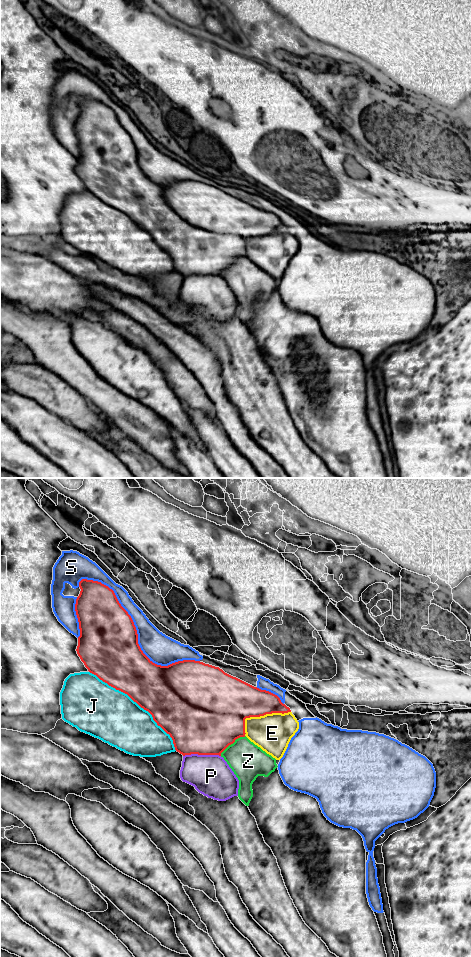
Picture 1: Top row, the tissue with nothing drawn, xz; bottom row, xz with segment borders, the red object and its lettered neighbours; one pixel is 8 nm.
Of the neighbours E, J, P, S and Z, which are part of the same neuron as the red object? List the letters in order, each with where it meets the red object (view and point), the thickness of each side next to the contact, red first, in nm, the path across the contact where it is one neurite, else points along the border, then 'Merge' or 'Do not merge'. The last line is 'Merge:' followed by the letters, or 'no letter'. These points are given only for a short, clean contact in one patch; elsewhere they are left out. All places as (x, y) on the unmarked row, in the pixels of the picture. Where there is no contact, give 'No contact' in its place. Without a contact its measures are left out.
E: Touches red at xz (259, 236). Thickness 360 nm (red) against 300 nm. Do not merge
J: Touches red at xz (138, 224). Thickness 420 nm (red) against 420 nm. Do not merge
P: Touches red at xz (201, 274). Thickness 500 nm (red) against 320 nm. Do not merge
S: Touches red at xz (136, 152). Thickness 480 nm (red) against 240 nm. Do not merge
Z: Touches red at xz (232, 263). Thickness 500 nm (red) against 280 nm. Do not merge
Merge: no letter

